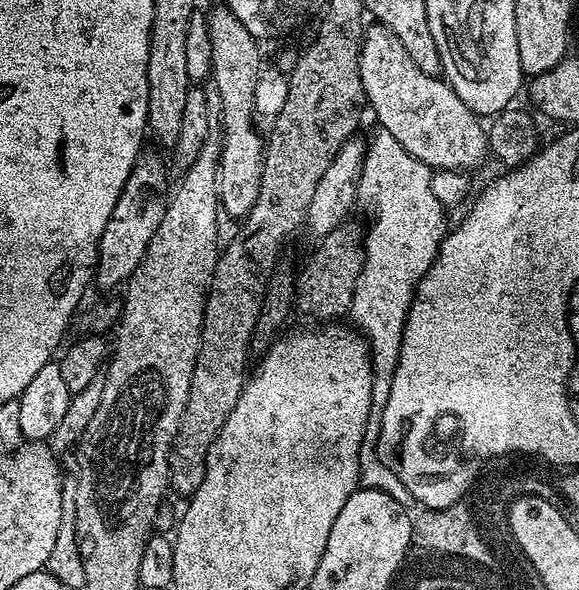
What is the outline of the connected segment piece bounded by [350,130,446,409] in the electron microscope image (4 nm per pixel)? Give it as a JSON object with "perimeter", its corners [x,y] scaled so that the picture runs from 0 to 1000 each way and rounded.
{"perimeter":[[[656,220],[639,237],[632,254],[632,268],[625,281],[625,302],[615,324],[620,344],[629,346],[642,375],[632,380],[629,402],[629,449],[618,464],[618,478],[611,492],[604,542],[623,569],[636,580],[636,595],[642,598],[642,690],[658,693],[674,668],[674,647],[680,641],[680,627],[687,620],[687,600],[694,586],[694,566],[701,553],[705,527],[725,483],[727,471],[743,458],[750,437],[756,431],[760,414],[767,408],[770,385],[767,366],[770,354],[750,336],[750,322],[743,322],[743,302],[748,286],[715,268],[680,234],[680,227]]]}

